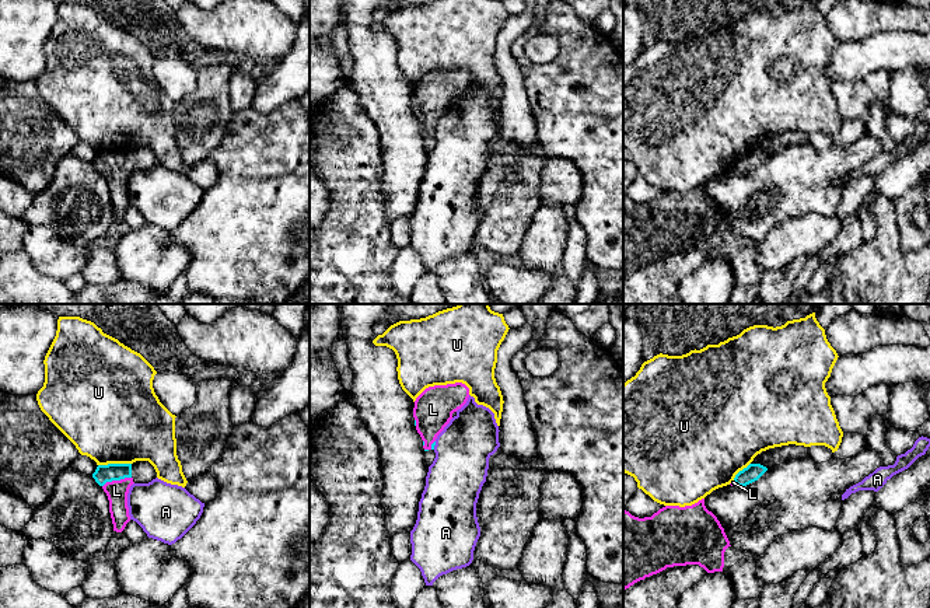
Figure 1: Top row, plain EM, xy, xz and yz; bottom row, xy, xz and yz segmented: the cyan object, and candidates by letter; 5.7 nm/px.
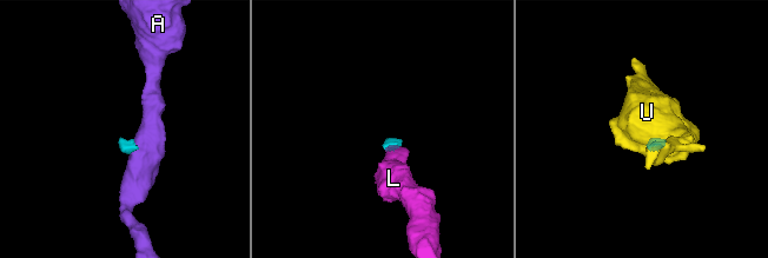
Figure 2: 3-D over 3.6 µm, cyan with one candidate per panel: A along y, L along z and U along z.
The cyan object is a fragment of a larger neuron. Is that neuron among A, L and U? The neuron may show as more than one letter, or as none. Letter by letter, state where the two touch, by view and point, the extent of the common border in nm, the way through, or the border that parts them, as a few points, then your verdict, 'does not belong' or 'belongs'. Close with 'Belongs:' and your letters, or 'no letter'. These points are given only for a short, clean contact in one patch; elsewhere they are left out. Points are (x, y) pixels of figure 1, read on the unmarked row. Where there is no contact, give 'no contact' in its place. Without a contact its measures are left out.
A: xz (434, 130) | 50 nm | along xz (436, 128), (433, 135) | does not belong
L: xy (116, 166) | 180 nm | across xy (109, 159), (116, 166), (116, 177) | belongs
U: xy (114, 150) | 190 nm | along xy (130, 149), (98, 152) | does not belong
Belongs: L

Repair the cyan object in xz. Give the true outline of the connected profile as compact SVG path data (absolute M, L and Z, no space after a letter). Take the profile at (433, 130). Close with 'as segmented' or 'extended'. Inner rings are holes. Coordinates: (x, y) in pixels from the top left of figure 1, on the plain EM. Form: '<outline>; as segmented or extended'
M462 69L426 74L415 87L413 104L424 137L434 136L437 122L469 84L469 74Z; extended

